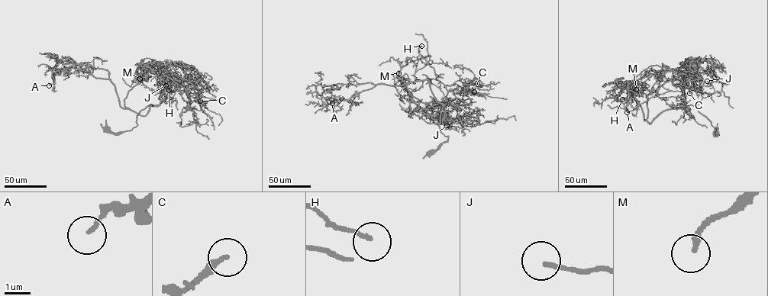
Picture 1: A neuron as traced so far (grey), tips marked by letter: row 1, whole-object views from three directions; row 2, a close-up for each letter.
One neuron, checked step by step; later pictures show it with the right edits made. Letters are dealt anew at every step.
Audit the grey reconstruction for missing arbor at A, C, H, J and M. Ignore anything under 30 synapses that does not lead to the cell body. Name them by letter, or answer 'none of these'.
M

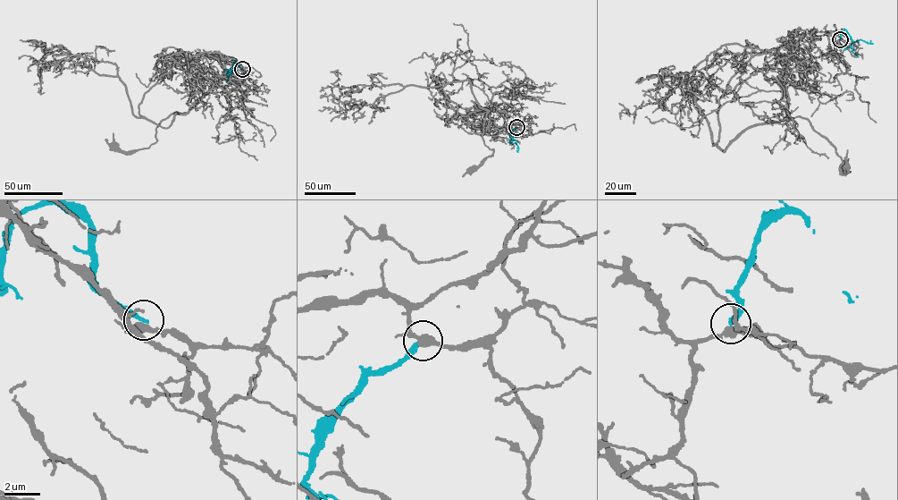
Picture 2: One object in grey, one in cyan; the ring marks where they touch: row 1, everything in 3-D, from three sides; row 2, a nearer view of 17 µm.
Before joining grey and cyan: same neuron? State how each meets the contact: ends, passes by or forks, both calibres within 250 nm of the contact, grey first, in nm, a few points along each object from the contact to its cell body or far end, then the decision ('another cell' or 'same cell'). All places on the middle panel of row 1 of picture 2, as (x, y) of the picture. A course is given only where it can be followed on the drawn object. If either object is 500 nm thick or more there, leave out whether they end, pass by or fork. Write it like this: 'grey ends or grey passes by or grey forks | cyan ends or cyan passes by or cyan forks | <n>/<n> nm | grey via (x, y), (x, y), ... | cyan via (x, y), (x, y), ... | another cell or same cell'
grey passes by | cyan ends | 360/260 nm | grey via (516, 127), (496, 129), (505, 127), (504, 120), (490, 105), (482, 136), (493, 149), (492, 156), (470, 169) | cyan via (516, 127), (510, 133), (512, 139), (509, 142), (516, 143), (517, 152) | another cell

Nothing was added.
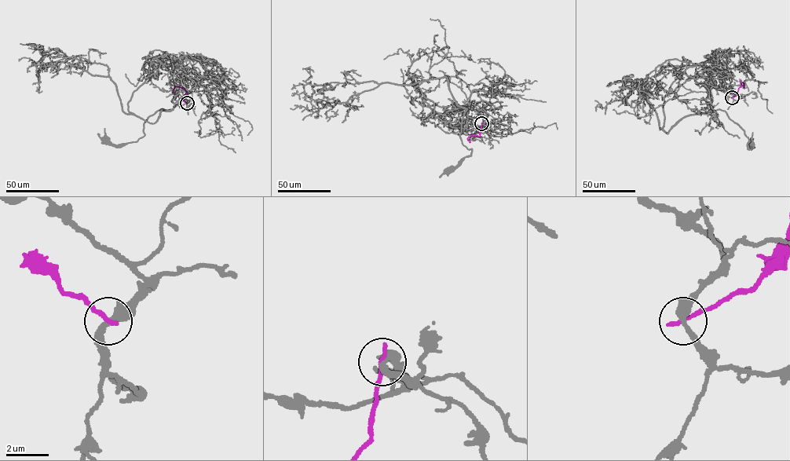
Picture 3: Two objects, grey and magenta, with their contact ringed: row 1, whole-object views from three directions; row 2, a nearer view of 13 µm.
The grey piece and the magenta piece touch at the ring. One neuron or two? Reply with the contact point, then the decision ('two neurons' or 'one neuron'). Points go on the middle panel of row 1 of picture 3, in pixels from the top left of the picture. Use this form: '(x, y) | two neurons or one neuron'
(481, 123) | two neurons

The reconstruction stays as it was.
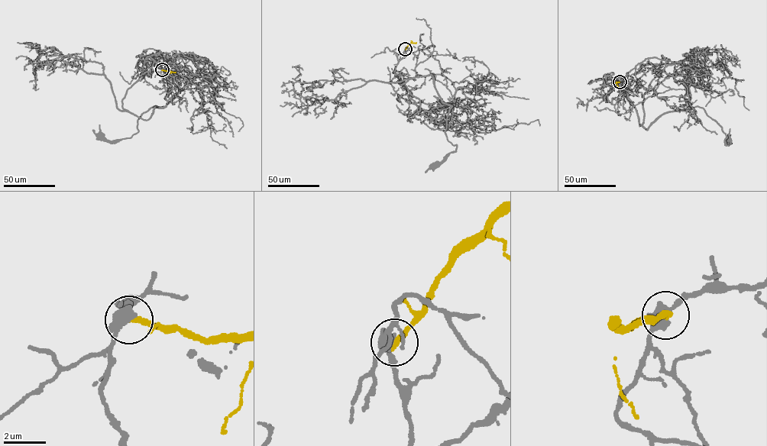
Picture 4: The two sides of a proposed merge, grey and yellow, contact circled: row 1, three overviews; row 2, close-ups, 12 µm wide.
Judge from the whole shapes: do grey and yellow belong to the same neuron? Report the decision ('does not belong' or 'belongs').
does not belong

